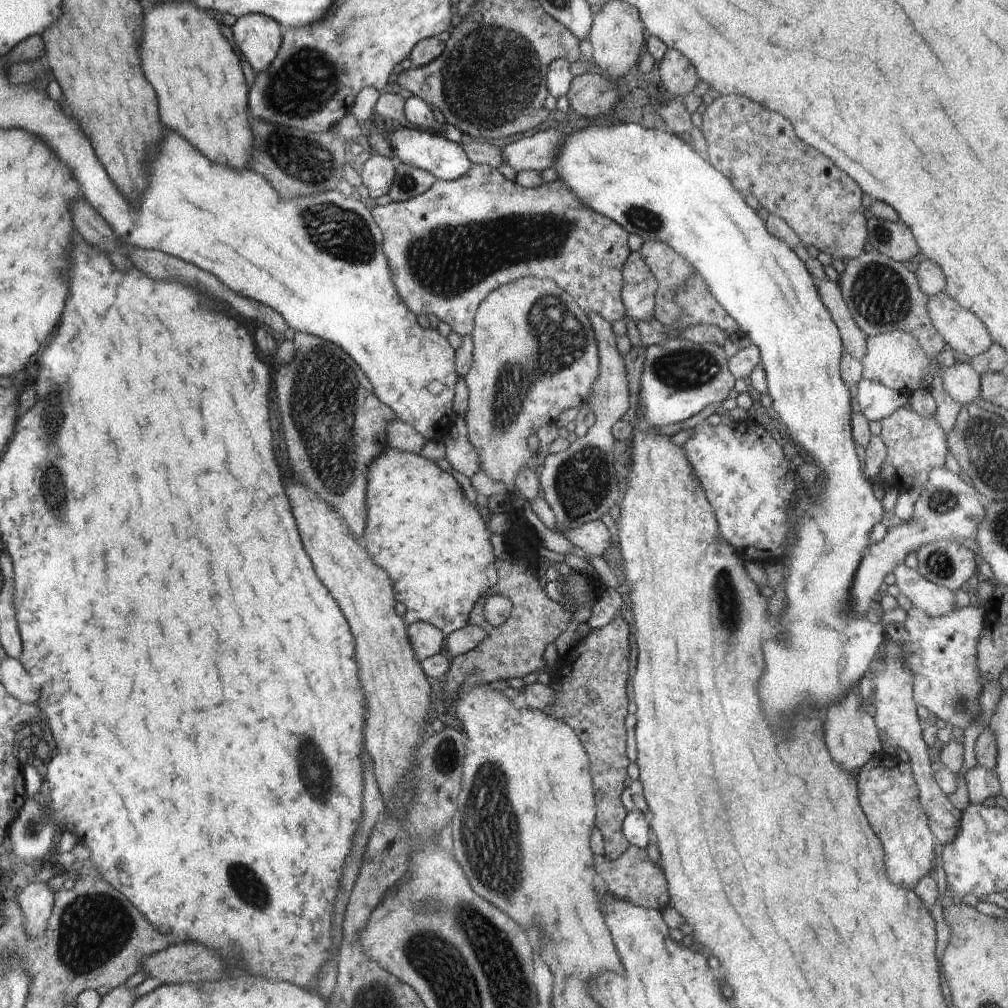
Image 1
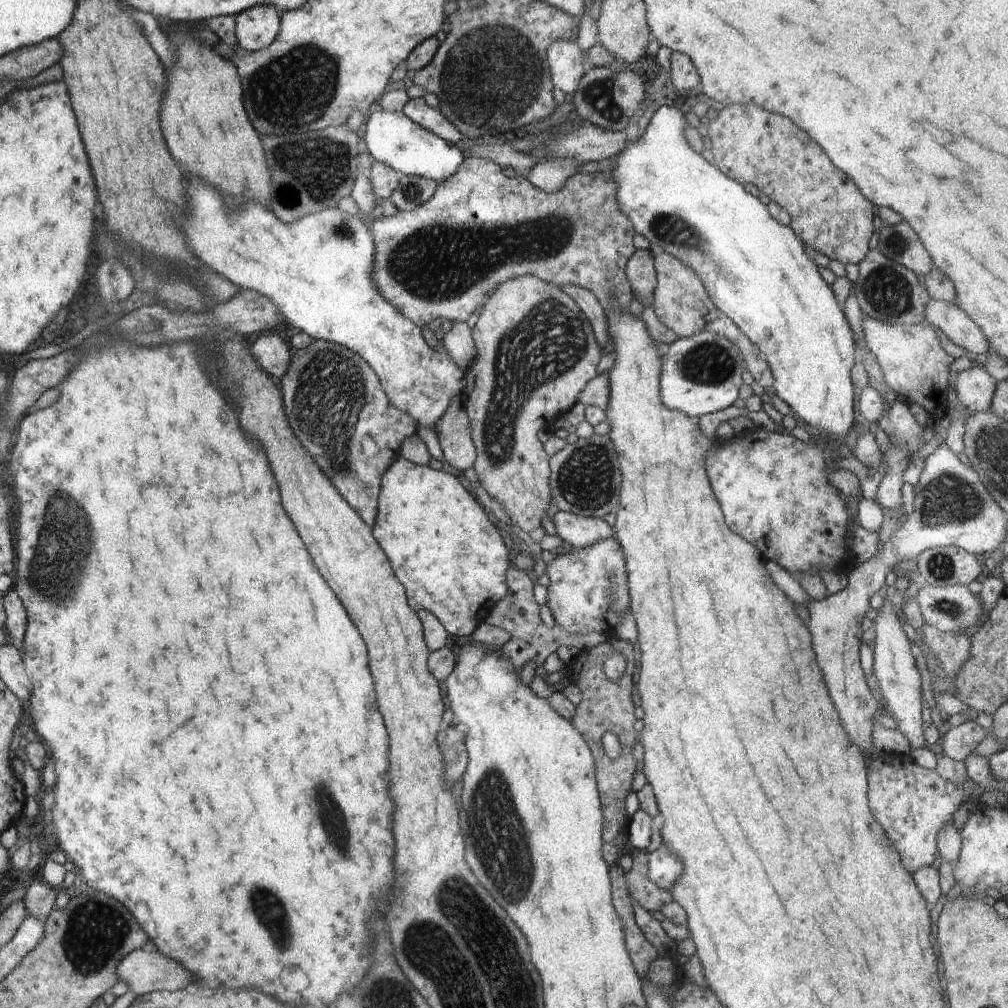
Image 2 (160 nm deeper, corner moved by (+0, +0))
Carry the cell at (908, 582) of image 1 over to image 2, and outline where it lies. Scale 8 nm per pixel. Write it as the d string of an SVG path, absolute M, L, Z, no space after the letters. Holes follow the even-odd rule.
M920 581L919 592L914 599L920 605L925 622L945 633L971 633L982 622L985 614L981 599L976 598L976 595L964 585L935 587Z

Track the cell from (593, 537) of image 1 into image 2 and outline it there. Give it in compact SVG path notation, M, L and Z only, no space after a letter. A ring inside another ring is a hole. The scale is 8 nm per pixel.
M555 510L551 512L557 534L572 547L587 547L615 536L612 528L603 518L578 516L568 511Z

